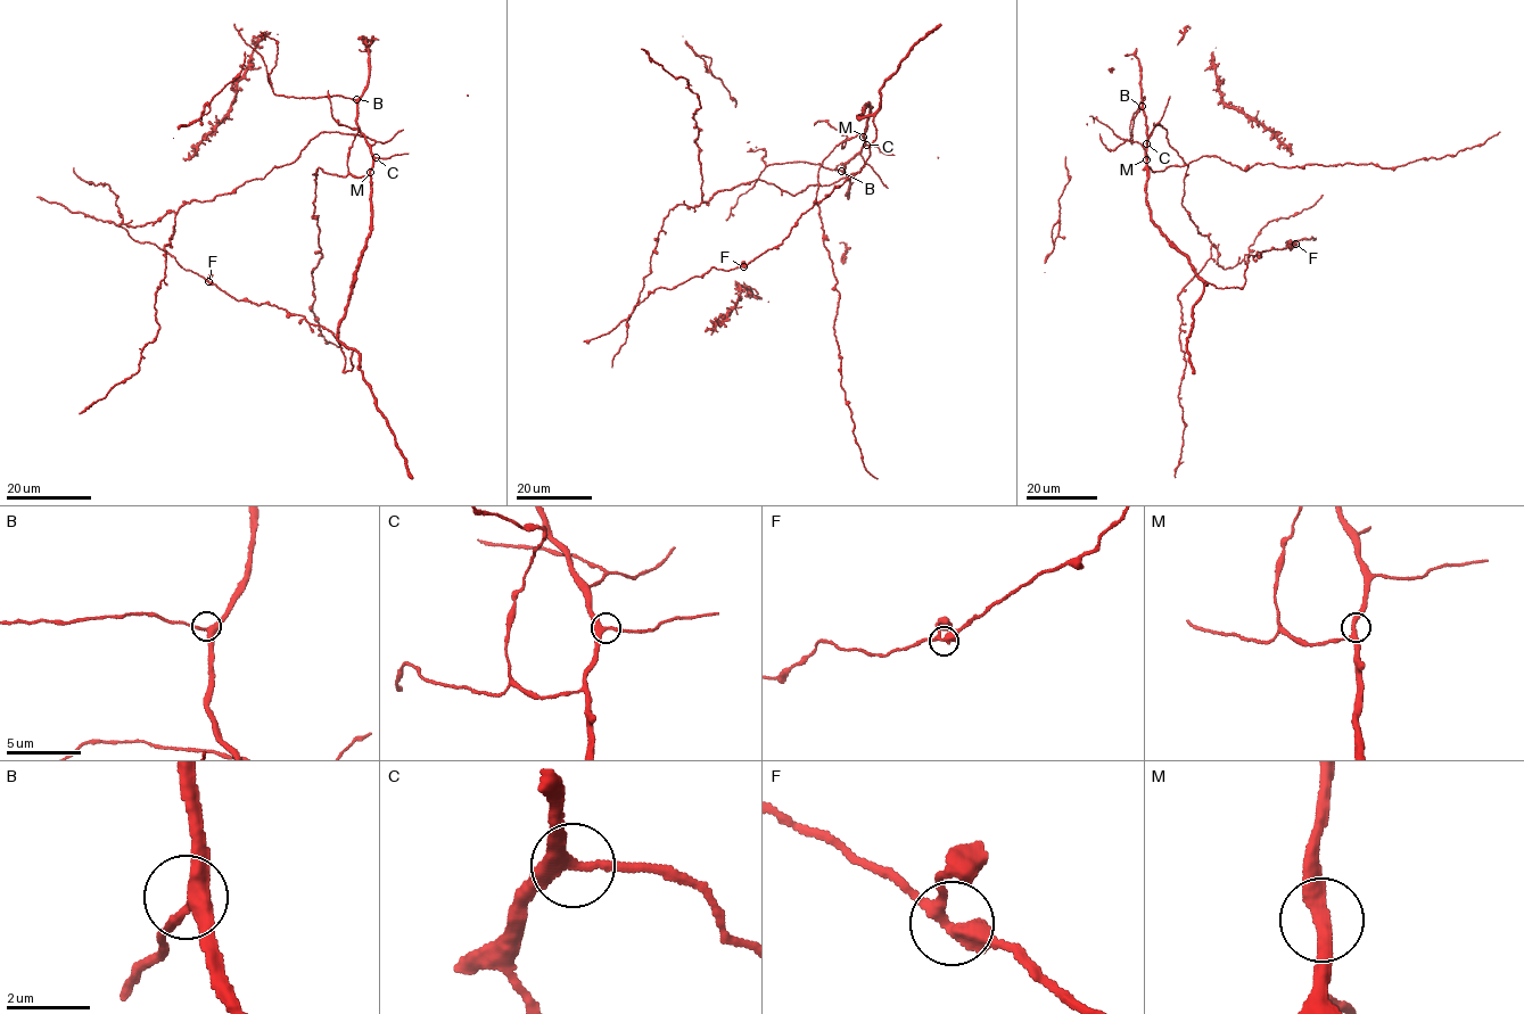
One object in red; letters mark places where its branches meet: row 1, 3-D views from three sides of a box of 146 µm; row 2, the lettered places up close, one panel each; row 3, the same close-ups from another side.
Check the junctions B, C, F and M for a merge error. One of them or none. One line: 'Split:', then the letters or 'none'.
Split: none

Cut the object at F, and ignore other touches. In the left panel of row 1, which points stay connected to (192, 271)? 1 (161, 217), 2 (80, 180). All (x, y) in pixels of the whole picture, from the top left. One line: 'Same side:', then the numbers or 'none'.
Same side: none

